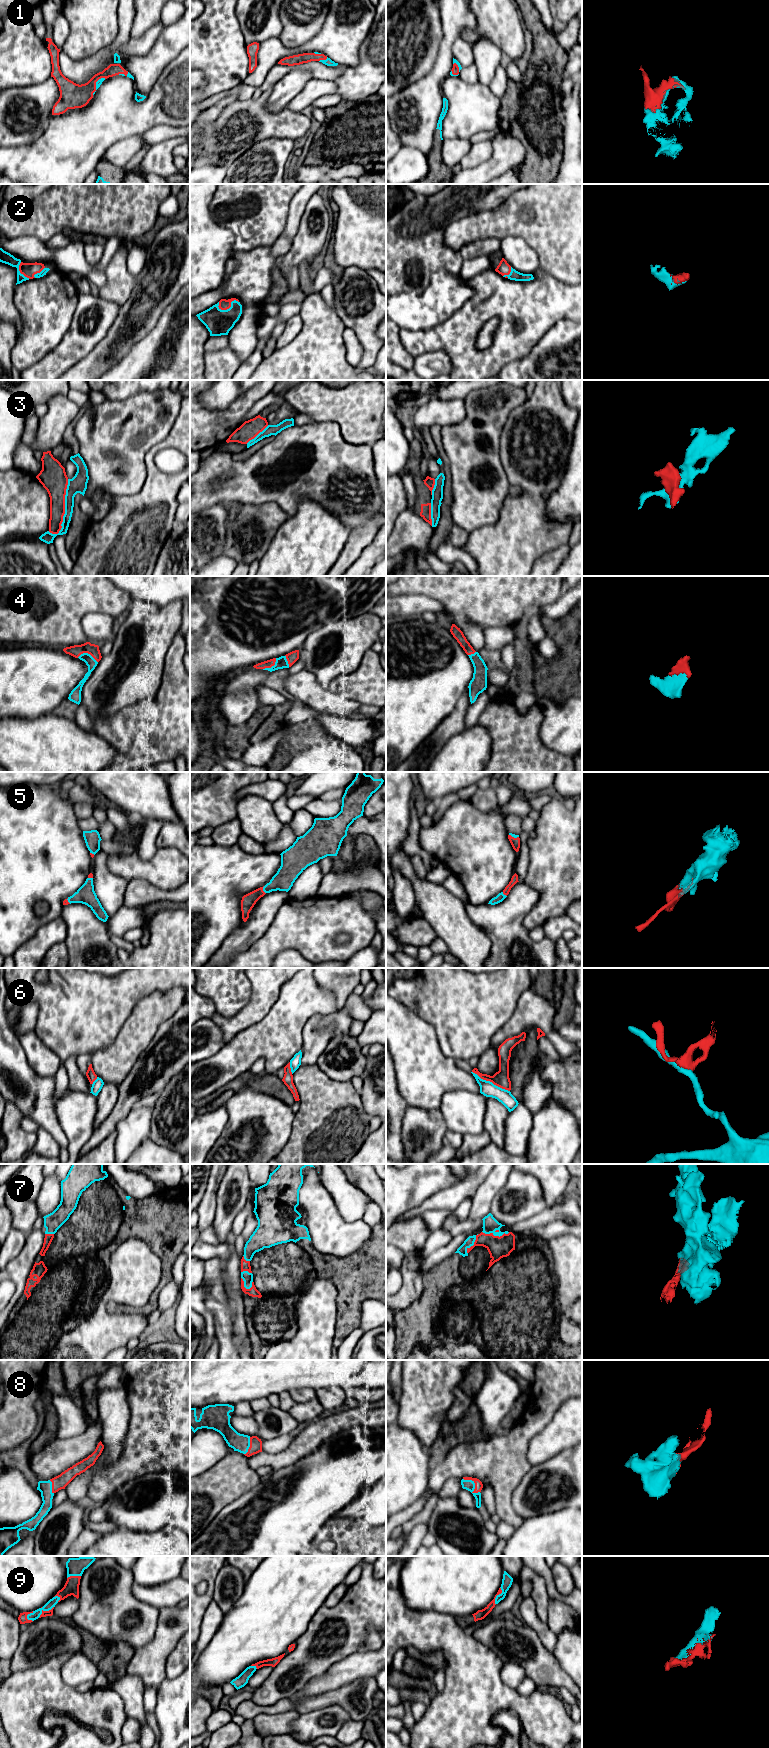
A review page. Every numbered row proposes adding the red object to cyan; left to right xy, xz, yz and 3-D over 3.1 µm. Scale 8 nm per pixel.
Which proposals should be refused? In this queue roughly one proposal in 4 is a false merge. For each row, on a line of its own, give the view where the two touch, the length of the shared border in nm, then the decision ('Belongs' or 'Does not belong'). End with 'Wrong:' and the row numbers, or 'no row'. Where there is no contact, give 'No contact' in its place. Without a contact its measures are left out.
1: Touches cyan in xz. Shared border 80 nm. Belongs
2: Touches cyan in xz. Shared border 180 nm. Belongs
3: Touches cyan in xy. Shared border 460 nm. Does not belong
4: Touches cyan in xy. Shared border 170 nm. Belongs
5: Touches cyan in xz. Shared border 70 nm. Belongs
6: Touches cyan in yz. Shared border 340 nm. Does not belong
7: Touches cyan in yz. Shared border 220 nm. Belongs
8: Touches cyan in yz. Shared border 180 nm. Belongs
9: Touches cyan in xy. Shared border 160 nm. Belongs
Wrong: 3, 6

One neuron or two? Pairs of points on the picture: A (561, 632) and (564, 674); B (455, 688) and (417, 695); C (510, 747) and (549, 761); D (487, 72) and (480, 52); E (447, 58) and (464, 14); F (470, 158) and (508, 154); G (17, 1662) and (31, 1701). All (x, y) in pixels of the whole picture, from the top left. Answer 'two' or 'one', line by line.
A: one
B: one
C: one
D: one
E: one
F: two
G: two

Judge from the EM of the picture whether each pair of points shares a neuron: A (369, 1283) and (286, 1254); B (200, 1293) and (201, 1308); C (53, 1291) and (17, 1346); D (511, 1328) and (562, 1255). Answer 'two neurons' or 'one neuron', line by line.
A: one neuron
B: one neuron
C: one neuron
D: two neurons

